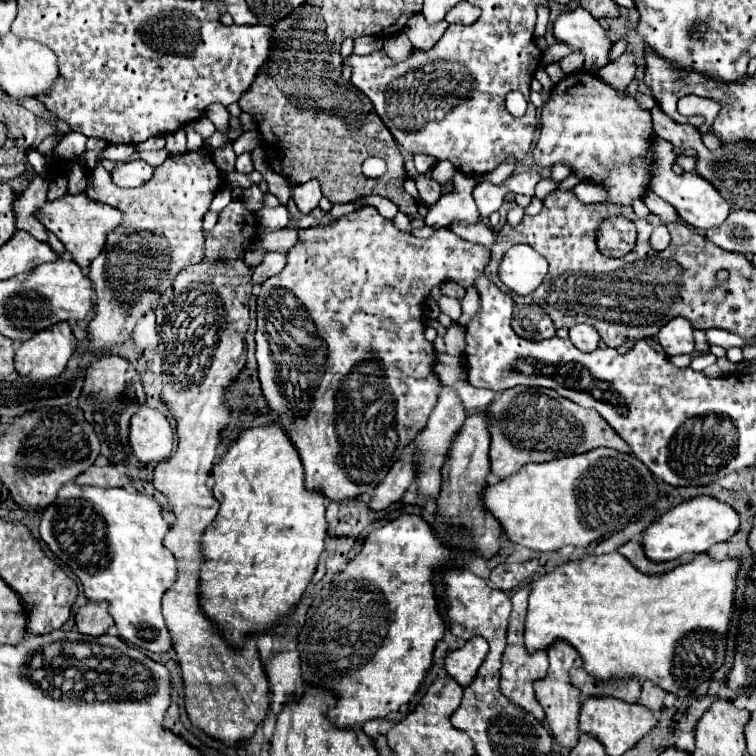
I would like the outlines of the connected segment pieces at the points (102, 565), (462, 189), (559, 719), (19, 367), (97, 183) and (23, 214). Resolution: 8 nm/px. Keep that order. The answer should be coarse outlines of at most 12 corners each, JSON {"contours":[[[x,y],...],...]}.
{"contours":[[[66,483],[40,535],[118,635],[172,651],[160,503]],[[456,173],[424,217],[430,227],[478,223],[476,179]],[[552,643],[550,669],[534,693],[560,747],[580,737],[580,691],[570,667],[582,659],[568,643]],[[68,323],[20,343],[16,371],[32,381],[56,377],[76,349]],[[206,149],[96,163],[86,193],[118,207],[88,275],[88,343],[108,353],[204,259],[220,183]],[[36,177],[18,193],[16,229],[46,241],[36,211],[46,203],[48,181]]]}

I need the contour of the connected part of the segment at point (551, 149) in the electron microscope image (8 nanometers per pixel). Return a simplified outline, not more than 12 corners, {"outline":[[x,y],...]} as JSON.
{"outline":[[596,73],[554,85],[538,167],[632,205],[650,189],[650,109]]}

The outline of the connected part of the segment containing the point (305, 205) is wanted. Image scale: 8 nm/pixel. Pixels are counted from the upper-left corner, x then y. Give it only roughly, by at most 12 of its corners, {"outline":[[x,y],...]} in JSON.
{"outline":[[316,179],[298,185],[292,197],[302,213],[322,199]]}

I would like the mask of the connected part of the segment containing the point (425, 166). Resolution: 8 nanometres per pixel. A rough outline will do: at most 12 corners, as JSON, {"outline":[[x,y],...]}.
{"outline":[[414,155],[418,173],[432,173],[438,159],[432,155]]}

